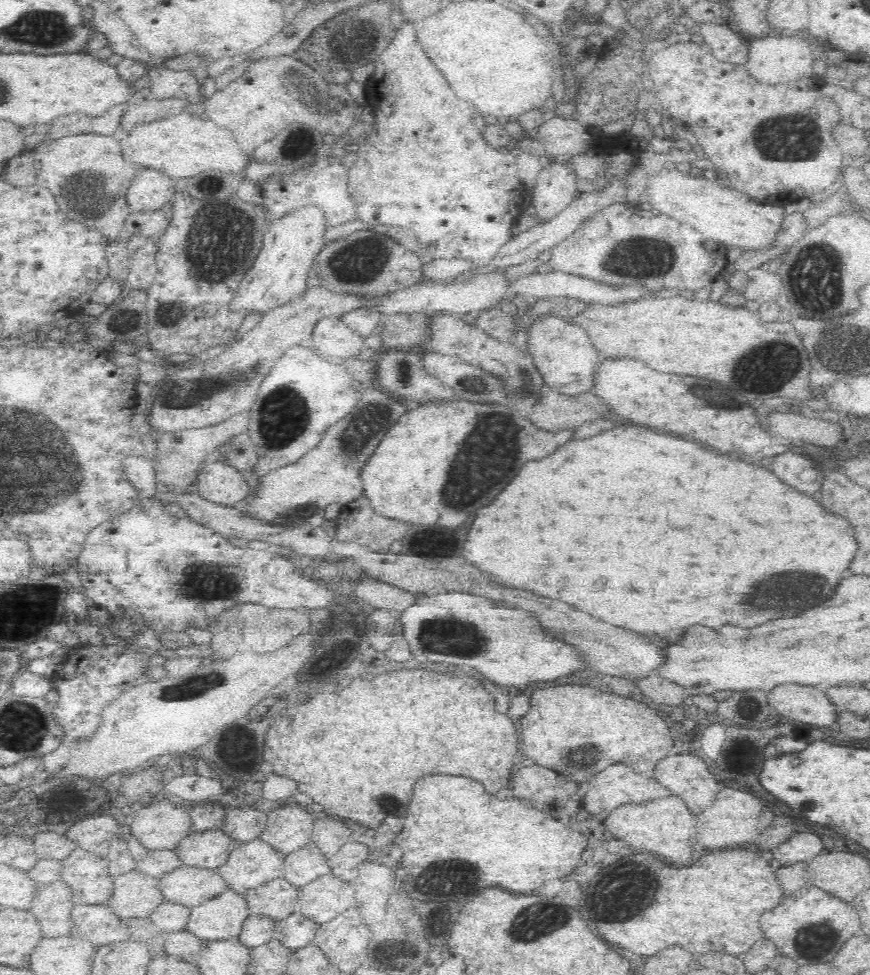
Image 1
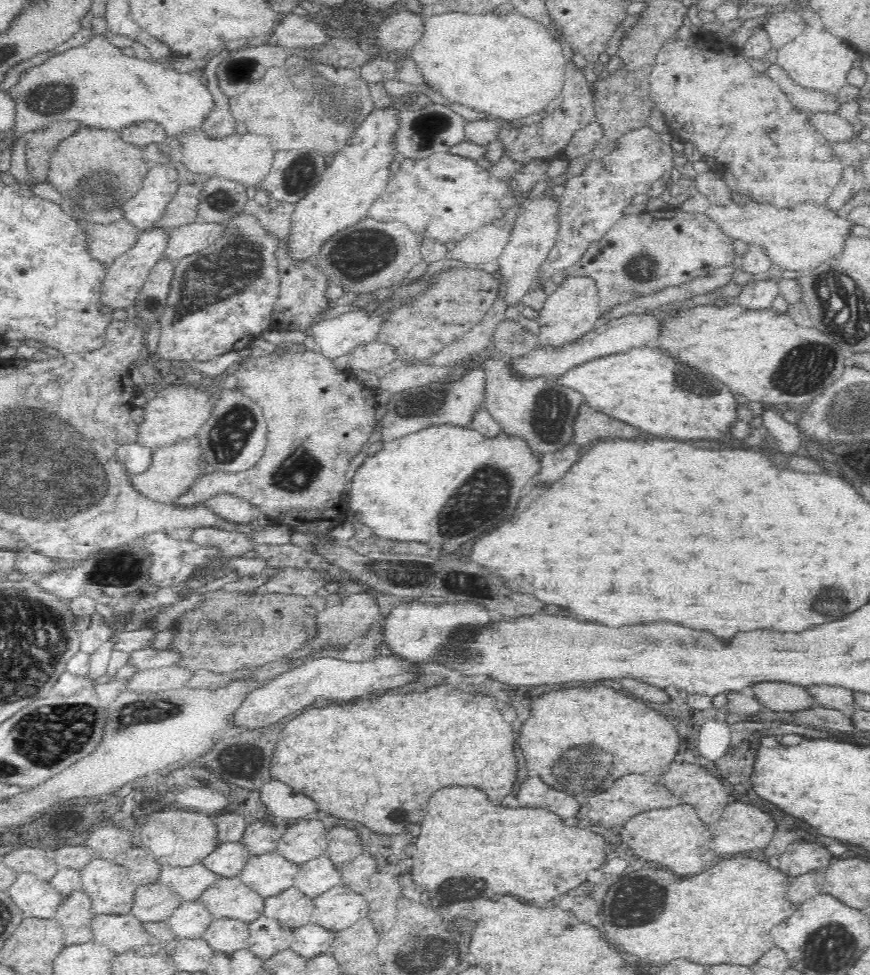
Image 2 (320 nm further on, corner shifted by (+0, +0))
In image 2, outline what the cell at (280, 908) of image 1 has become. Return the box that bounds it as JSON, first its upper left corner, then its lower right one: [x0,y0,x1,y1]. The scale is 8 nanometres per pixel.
[263,886,313,926]

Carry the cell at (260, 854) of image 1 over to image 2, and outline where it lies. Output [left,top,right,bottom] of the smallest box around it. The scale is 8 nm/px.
[239,850,298,897]

